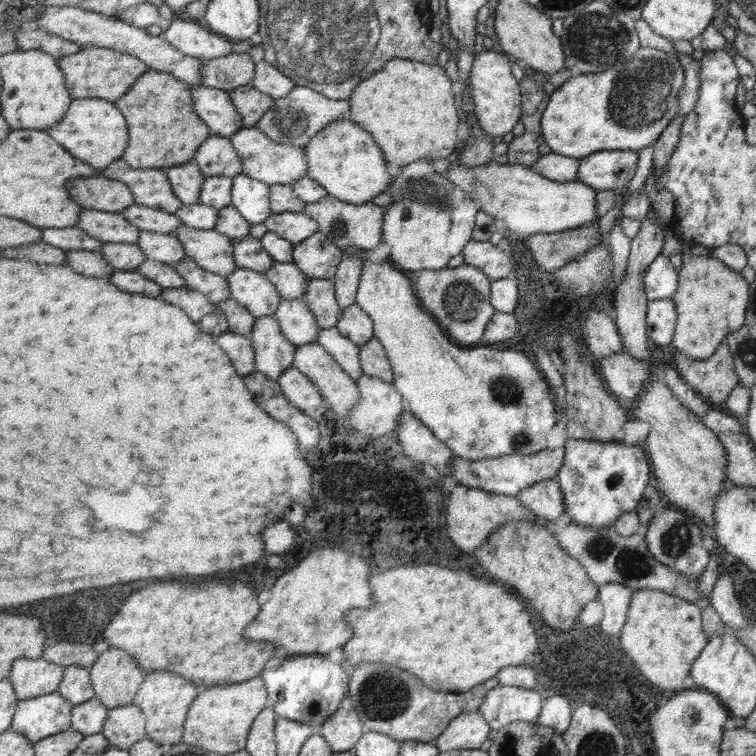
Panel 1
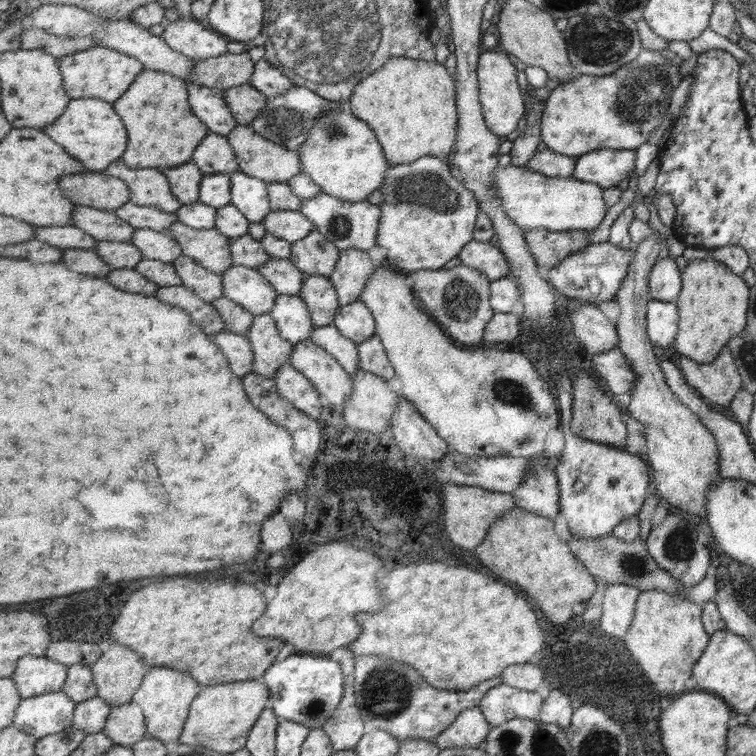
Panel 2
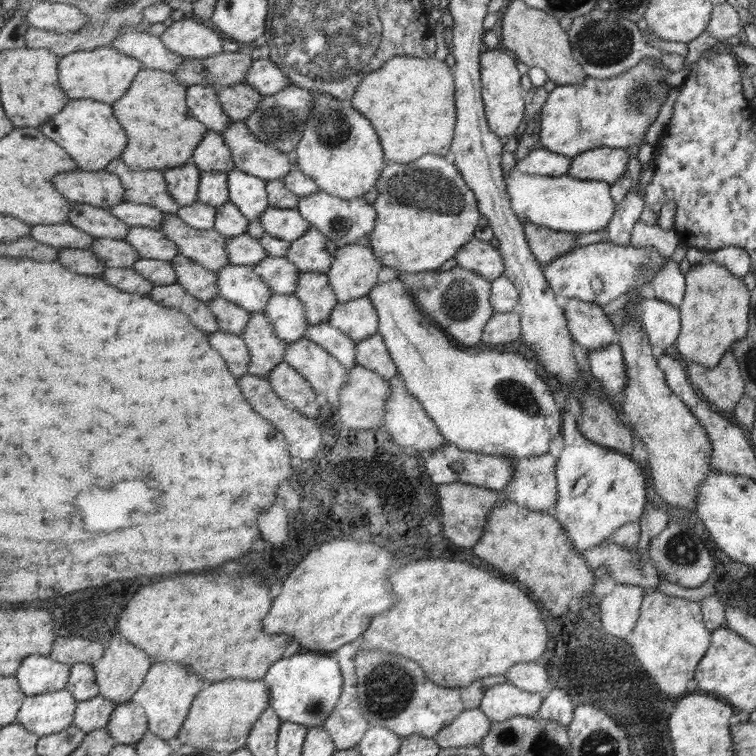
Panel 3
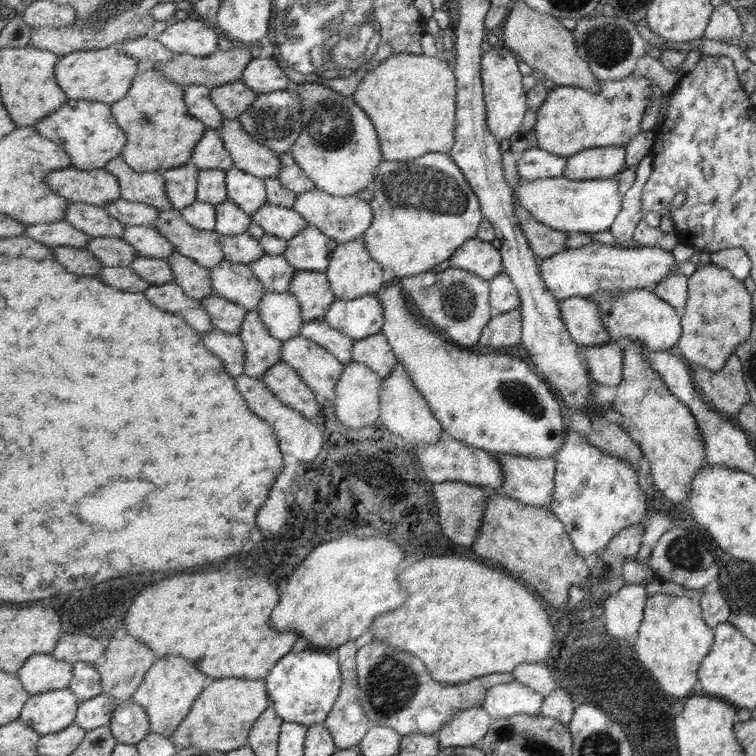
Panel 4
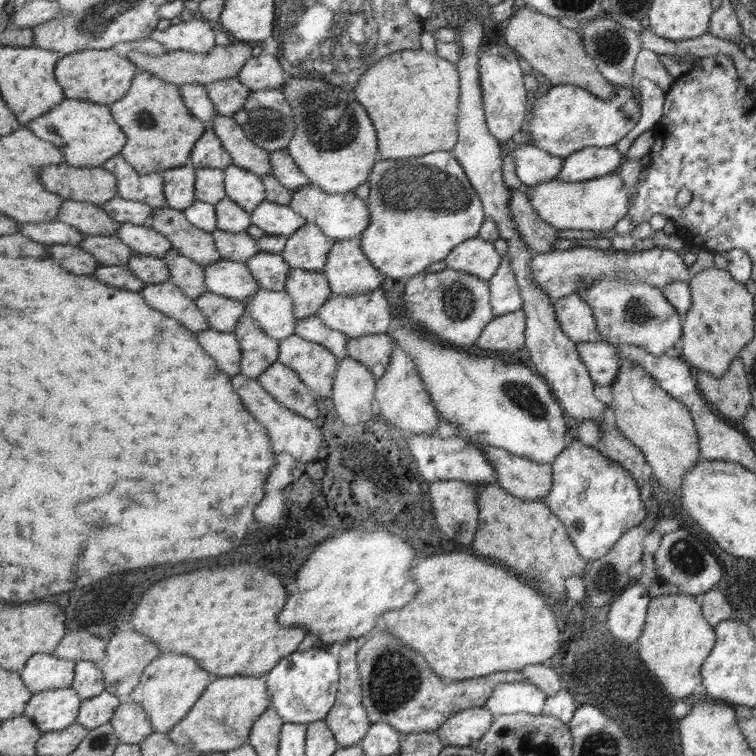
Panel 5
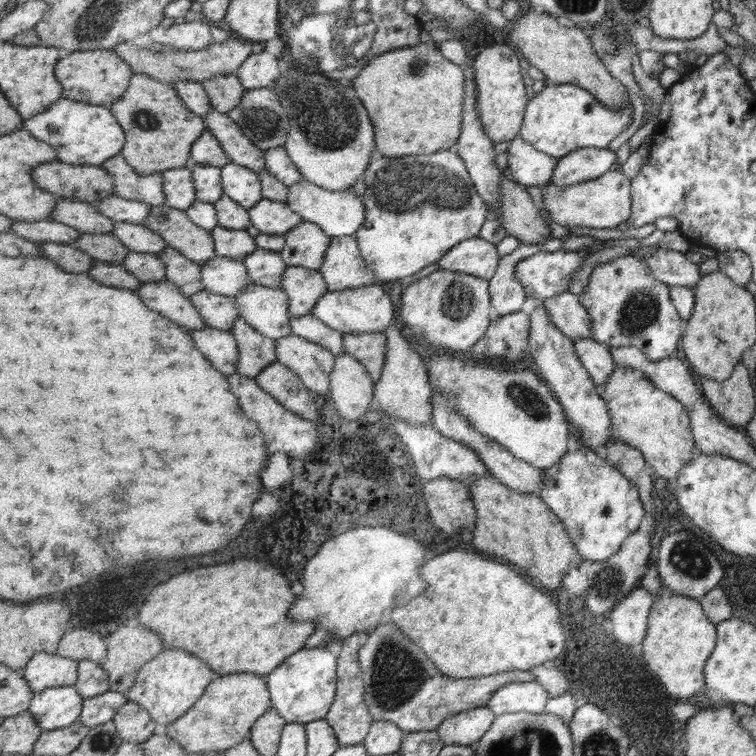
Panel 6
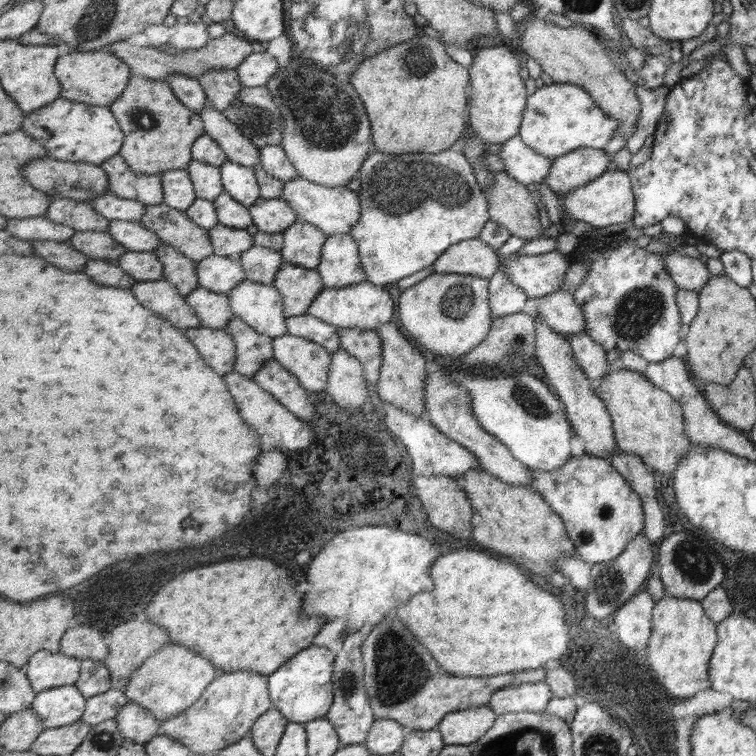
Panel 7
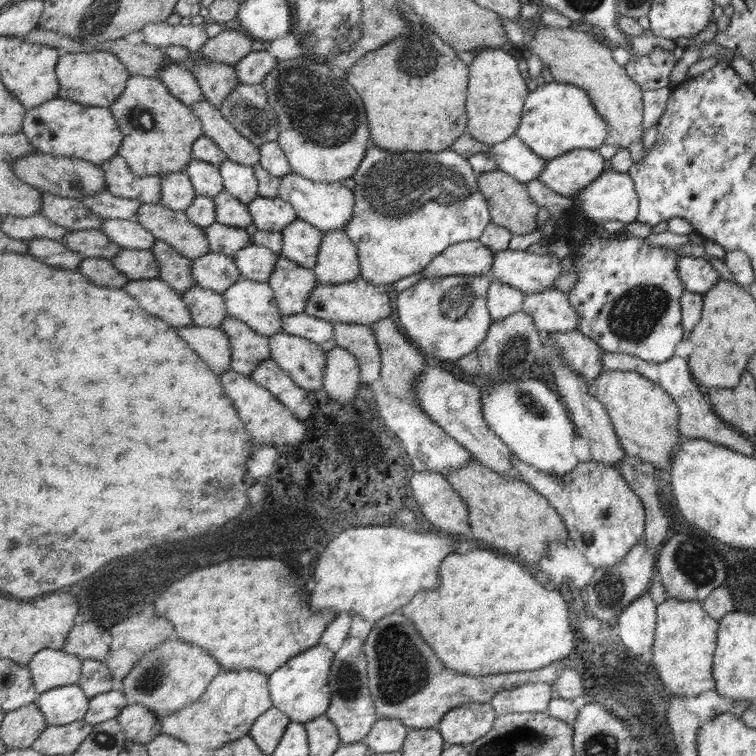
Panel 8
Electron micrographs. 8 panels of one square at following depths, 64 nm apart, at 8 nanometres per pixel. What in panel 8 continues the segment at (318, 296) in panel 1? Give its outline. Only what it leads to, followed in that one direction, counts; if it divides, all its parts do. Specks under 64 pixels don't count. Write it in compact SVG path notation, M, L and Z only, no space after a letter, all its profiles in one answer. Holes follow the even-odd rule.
M282 255L275 266L268 283L276 292L282 316L305 312L313 291L320 283L316 272Z

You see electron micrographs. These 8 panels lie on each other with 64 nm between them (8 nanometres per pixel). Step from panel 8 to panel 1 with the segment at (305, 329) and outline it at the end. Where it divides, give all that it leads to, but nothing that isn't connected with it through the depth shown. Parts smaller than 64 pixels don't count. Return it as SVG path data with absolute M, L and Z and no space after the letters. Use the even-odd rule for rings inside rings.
M337 327L321 328L318 343L335 357L335 360L356 381L364 375L360 359L361 347L349 340Z

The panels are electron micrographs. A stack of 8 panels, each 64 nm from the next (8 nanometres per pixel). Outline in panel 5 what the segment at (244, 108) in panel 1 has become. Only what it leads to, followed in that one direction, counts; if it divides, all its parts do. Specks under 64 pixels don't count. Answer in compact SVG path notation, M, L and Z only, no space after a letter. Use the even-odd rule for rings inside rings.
M237 76L227 80L218 80L207 84L208 95L216 105L218 114L235 117L252 95L252 90L245 86Z

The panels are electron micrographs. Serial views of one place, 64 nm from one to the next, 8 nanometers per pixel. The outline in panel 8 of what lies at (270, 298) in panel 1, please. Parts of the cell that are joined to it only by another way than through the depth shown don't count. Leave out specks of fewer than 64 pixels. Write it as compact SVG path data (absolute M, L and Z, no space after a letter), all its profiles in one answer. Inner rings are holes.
M210 252L193 261L192 275L197 285L222 295L243 278L234 257L216 252Z

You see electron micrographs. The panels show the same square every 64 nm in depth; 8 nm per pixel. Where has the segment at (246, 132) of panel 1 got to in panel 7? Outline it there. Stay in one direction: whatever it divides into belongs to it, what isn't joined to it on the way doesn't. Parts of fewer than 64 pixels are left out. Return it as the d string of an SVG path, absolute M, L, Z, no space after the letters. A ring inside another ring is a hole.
M209 104L199 112L199 116L204 121L206 134L221 145L229 161L254 168L261 166L262 149L230 122L225 113Z

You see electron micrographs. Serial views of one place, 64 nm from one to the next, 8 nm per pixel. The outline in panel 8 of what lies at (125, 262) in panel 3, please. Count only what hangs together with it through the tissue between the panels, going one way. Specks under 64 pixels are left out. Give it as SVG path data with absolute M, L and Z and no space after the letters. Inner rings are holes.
M101 229L71 231L62 242L84 258L113 260L123 249Z

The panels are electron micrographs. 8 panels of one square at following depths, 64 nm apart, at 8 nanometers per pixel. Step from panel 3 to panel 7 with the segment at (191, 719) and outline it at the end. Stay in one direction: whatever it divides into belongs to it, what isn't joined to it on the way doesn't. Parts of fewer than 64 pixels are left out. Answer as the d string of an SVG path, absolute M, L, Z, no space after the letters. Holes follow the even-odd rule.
M257 671L221 673L192 707L162 723L162 733L179 740L192 755L218 753L248 736L260 716L273 709L268 676Z

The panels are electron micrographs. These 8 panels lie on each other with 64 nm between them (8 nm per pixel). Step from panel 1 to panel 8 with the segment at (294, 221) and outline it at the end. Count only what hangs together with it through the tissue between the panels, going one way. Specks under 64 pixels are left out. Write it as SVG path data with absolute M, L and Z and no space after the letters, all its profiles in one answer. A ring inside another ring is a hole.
M259 196L248 204L248 207L254 218L254 225L262 231L282 232L298 219L296 208L280 196L275 198Z

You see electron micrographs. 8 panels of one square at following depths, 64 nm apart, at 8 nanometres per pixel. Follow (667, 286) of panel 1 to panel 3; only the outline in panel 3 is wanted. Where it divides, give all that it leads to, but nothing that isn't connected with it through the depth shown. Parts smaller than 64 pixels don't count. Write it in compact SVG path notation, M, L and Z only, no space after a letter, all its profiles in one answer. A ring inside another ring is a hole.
M672 259L665 264L665 268L656 276L653 284L653 296L657 300L665 301L676 307L679 306L685 290L684 276L678 270L678 266Z

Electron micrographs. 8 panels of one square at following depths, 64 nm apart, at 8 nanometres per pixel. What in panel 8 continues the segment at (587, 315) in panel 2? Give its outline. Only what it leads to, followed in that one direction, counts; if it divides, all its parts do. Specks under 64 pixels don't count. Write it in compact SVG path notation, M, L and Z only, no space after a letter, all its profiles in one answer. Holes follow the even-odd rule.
M550 288L545 292L527 294L524 310L536 321L543 334L577 330L580 316L573 308L568 293Z

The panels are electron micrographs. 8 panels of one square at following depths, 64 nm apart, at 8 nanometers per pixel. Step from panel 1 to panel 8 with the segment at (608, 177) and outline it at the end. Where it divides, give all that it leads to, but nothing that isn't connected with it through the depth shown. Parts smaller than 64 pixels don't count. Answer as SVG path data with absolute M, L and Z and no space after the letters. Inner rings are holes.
M595 149L569 151L548 160L540 181L561 196L574 197L608 169L608 162Z

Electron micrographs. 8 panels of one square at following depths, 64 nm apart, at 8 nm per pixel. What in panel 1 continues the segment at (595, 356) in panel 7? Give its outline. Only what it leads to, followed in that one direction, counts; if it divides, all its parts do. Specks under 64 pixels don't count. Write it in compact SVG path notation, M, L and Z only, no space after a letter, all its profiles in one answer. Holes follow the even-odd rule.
M623 352L599 358L598 364L602 368L602 374L605 375L609 390L622 406L629 408L636 403L645 384L649 382L649 368L637 357Z

